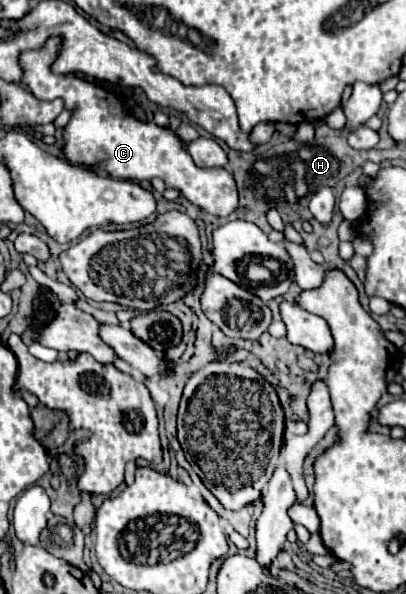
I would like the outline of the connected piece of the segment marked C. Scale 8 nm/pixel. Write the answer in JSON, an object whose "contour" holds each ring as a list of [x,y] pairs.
{"contour":[[[50,38],[42,50],[24,52],[20,56],[20,64],[24,68],[24,82],[30,86],[30,92],[36,98],[62,98],[64,106],[74,110],[64,130],[64,152],[72,164],[96,164],[110,176],[124,180],[150,180],[160,176],[168,188],[180,190],[186,200],[214,216],[228,216],[238,208],[236,182],[226,168],[198,168],[172,130],[164,130],[154,122],[140,122],[132,116],[130,108],[118,94],[106,92],[104,88],[80,78],[54,76],[50,72],[50,62],[54,60],[56,52],[58,38]]]}

